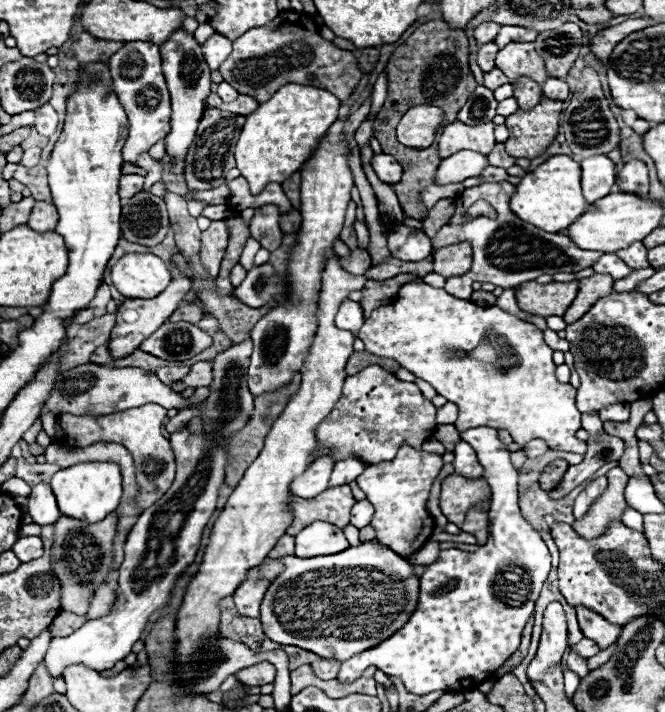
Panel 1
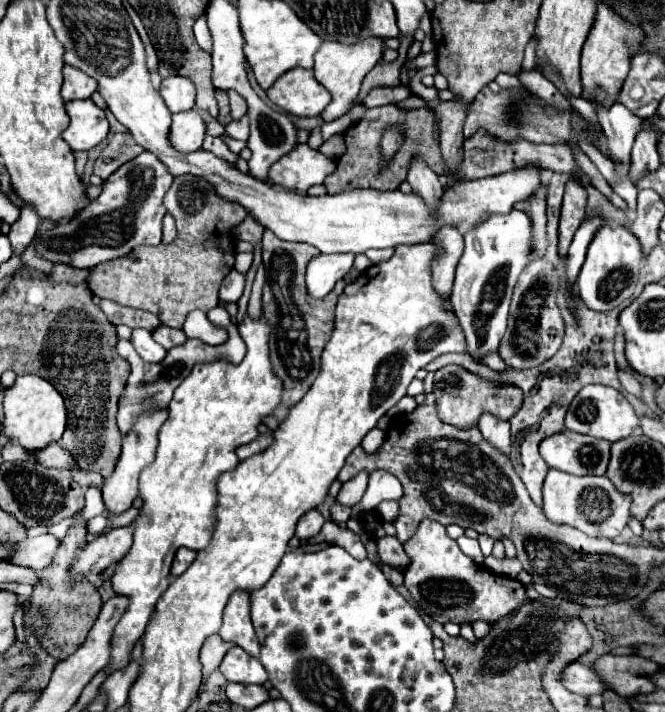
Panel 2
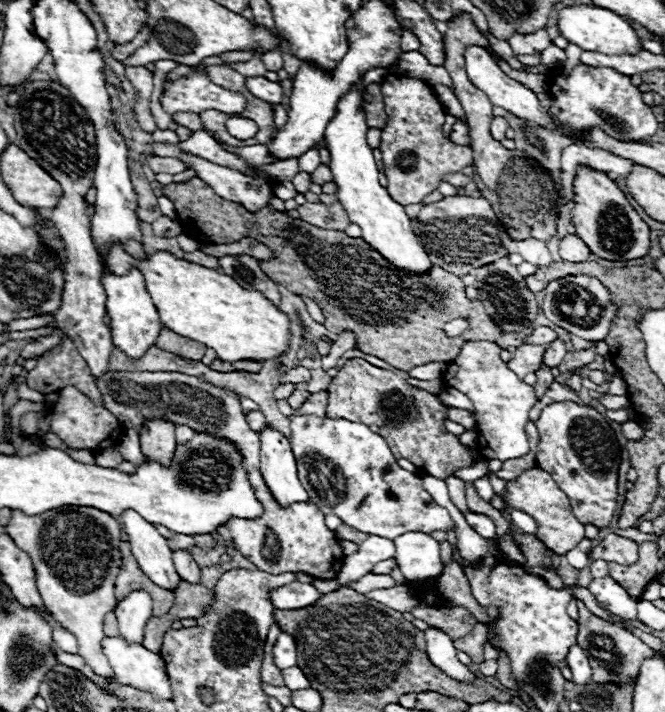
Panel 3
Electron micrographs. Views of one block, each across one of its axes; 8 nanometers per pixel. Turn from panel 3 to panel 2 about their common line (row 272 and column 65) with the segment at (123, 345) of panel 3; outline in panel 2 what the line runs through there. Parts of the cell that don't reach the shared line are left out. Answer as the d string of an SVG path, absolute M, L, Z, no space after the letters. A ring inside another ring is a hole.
M92 100L66 102L64 108L70 124L62 132L62 138L72 150L92 150L108 136L106 114Z

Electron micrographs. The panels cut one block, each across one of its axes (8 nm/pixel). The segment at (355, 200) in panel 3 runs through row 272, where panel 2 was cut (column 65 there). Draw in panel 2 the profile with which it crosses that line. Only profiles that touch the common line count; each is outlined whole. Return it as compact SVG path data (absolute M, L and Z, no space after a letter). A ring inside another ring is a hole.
M18 376L14 386L4 392L4 422L2 432L8 440L16 440L24 450L42 450L58 442L66 428L66 406L58 390L40 376Z

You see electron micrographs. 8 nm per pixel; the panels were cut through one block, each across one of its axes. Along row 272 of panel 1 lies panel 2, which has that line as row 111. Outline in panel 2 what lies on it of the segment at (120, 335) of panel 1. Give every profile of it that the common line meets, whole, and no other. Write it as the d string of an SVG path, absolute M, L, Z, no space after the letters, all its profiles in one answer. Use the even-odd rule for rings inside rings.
M170 76L170 78L162 80L160 96L164 98L170 112L184 112L184 110L194 108L196 88L192 86L192 82L188 82L188 78Z

